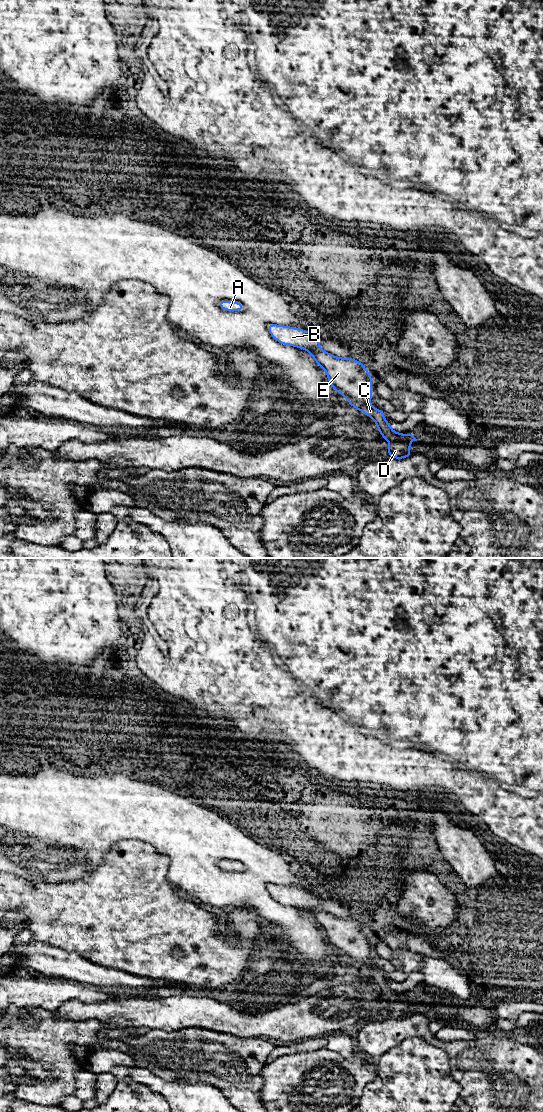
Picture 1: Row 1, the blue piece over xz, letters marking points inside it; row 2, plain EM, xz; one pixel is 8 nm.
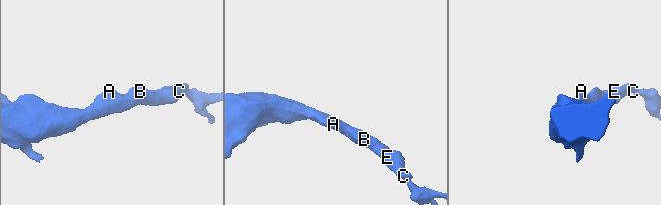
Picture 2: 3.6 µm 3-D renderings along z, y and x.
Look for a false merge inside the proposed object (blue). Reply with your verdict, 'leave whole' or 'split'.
leave whole

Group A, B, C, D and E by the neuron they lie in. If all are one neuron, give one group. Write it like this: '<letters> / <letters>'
A B C D E

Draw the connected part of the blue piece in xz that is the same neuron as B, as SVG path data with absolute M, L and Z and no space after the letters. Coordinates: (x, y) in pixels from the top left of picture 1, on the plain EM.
M273 883L268 884L267 889L280 904L297 907L311 914L317 925L326 932L334 951L342 954L353 968L376 983L381 997L389 1002L386 1011L389 1018L404 1019L413 1015L409 1007L417 999L412 994L395 992L384 978L385 972L371 966L372 935L363 923L350 917L340 918L321 909L320 899L311 891Z

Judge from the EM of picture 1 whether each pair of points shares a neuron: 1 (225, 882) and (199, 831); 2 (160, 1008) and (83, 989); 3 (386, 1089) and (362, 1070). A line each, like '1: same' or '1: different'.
1: same
2: different
3: different

